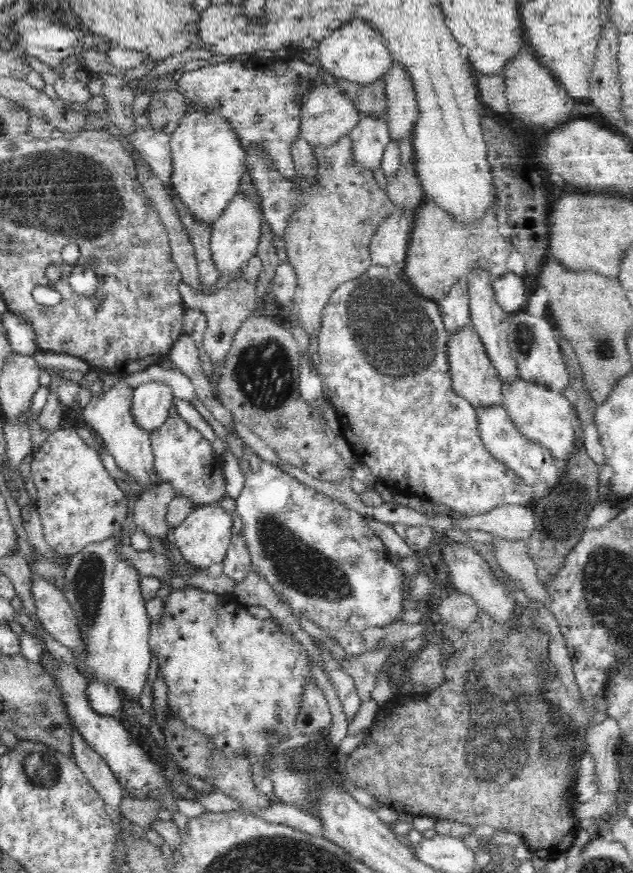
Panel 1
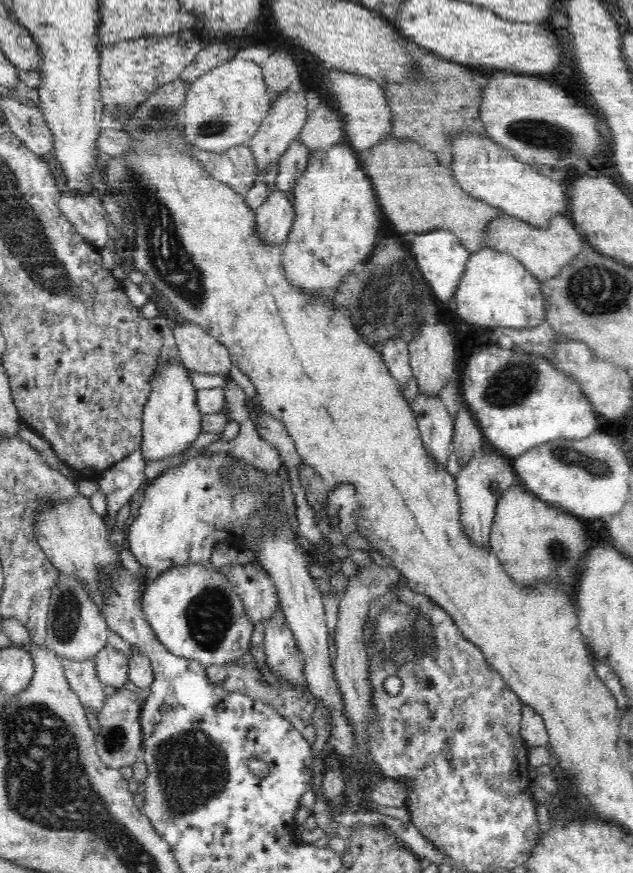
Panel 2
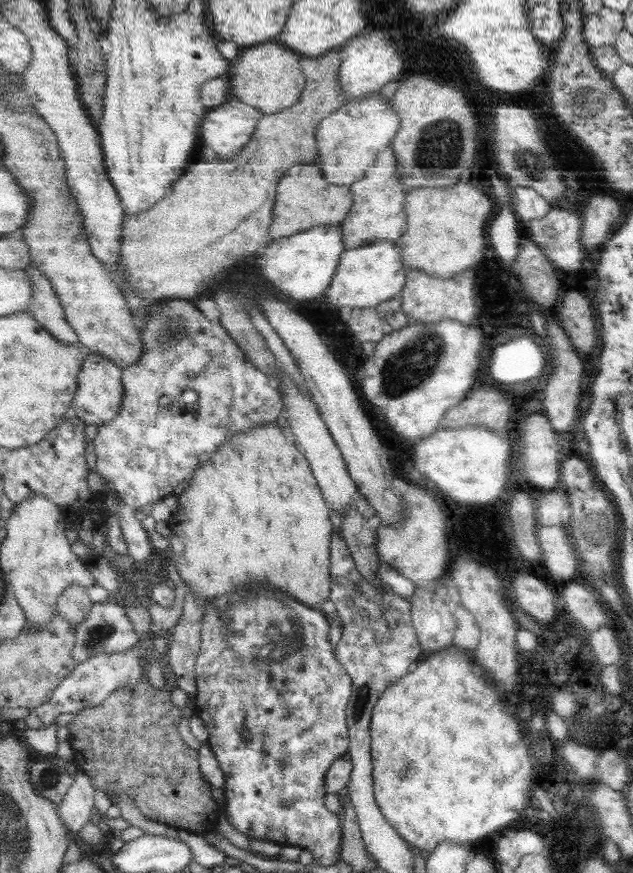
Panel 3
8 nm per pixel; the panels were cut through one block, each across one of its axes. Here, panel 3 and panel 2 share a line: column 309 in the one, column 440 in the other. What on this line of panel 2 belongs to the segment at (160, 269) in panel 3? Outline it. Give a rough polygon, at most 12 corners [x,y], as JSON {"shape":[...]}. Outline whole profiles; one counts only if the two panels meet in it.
{"shape":[[411,41],[424,78],[386,85],[391,134],[453,165],[488,137],[474,73]]}

